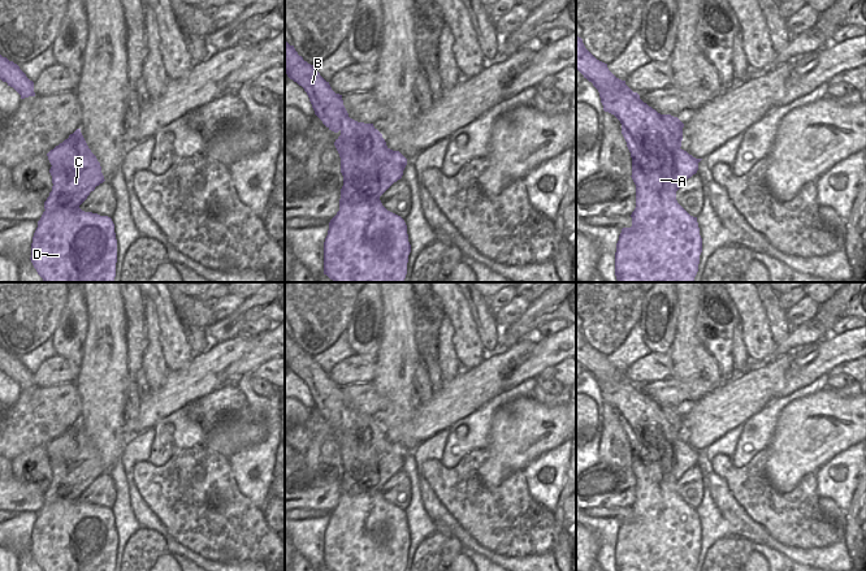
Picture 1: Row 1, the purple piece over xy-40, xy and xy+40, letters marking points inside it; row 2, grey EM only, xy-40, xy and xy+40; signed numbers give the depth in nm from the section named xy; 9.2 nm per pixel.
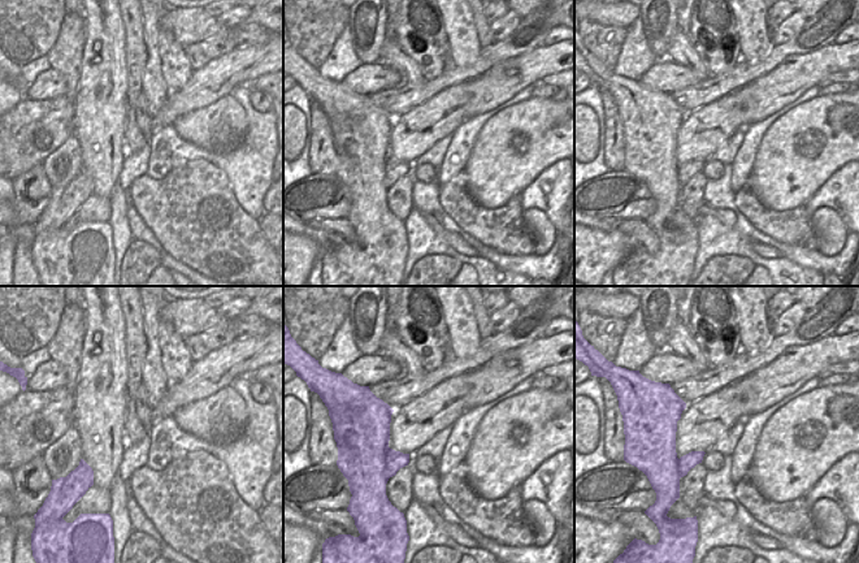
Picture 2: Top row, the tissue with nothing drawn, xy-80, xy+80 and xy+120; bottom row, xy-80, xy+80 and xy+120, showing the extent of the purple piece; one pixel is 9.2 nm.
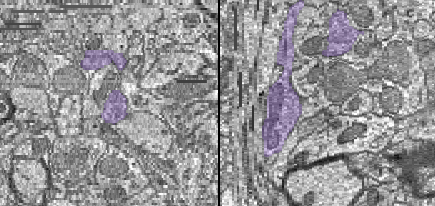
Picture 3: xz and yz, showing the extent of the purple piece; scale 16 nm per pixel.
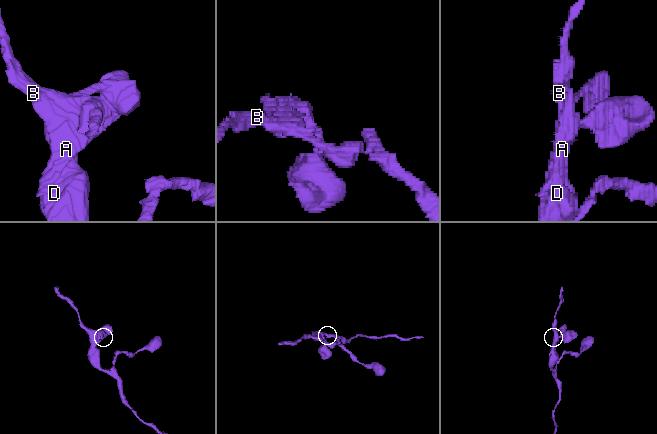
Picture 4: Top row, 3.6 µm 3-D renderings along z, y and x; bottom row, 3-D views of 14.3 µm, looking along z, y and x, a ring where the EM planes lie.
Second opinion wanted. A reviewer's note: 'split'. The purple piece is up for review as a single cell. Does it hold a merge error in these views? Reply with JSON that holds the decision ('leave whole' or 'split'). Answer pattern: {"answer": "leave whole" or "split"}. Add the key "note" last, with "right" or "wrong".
{"answer": "split", "note": "right"}

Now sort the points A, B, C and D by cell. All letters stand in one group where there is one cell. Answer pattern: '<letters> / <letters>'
A B D / C

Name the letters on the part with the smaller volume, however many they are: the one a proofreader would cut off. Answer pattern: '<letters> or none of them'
C.

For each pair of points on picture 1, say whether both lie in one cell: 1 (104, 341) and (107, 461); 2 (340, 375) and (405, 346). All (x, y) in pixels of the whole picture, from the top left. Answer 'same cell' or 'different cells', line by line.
1: same cell
2: different cells

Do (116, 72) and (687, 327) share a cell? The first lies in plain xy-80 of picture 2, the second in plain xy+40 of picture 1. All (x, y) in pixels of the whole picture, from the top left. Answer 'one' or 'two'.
one

